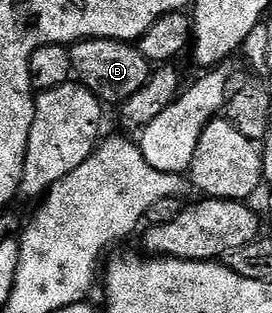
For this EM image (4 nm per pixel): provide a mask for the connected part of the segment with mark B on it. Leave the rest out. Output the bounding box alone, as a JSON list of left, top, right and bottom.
[70,39,152,105]

